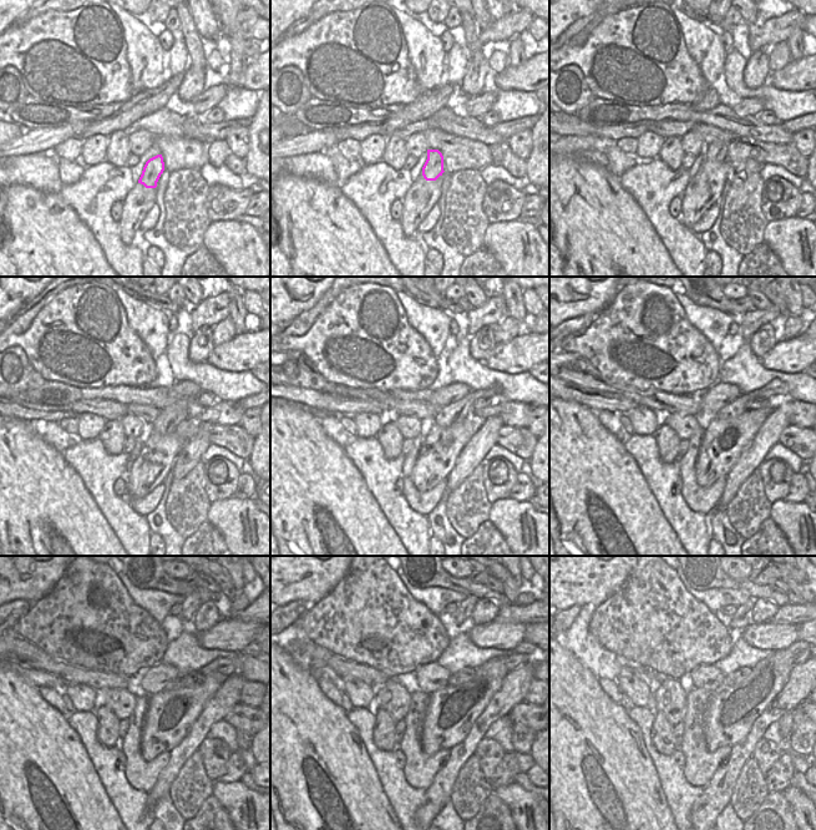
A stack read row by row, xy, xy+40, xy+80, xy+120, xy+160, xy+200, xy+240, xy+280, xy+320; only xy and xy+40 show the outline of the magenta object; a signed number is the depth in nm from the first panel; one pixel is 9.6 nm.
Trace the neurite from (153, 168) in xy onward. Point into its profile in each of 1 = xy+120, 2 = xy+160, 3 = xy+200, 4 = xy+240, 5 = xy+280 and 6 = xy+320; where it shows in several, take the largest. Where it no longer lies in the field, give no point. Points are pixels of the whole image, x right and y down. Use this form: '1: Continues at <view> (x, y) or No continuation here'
1: Continues at xy+120 (168, 418)
2: Continues at xy+160 (459, 410)
3: Continues at xy+200 (776, 389)
4: Continues at xy+240 (222, 667)
5: Continues at xy+280 (512, 661)
6: Continues at xy+320 (802, 656)

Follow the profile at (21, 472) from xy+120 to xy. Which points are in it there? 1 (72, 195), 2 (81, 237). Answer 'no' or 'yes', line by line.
1: no
2: yes

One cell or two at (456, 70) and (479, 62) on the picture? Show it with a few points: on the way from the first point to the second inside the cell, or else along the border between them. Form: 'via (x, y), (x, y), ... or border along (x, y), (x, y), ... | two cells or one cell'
border along (469, 61), (460, 86) | two cells

